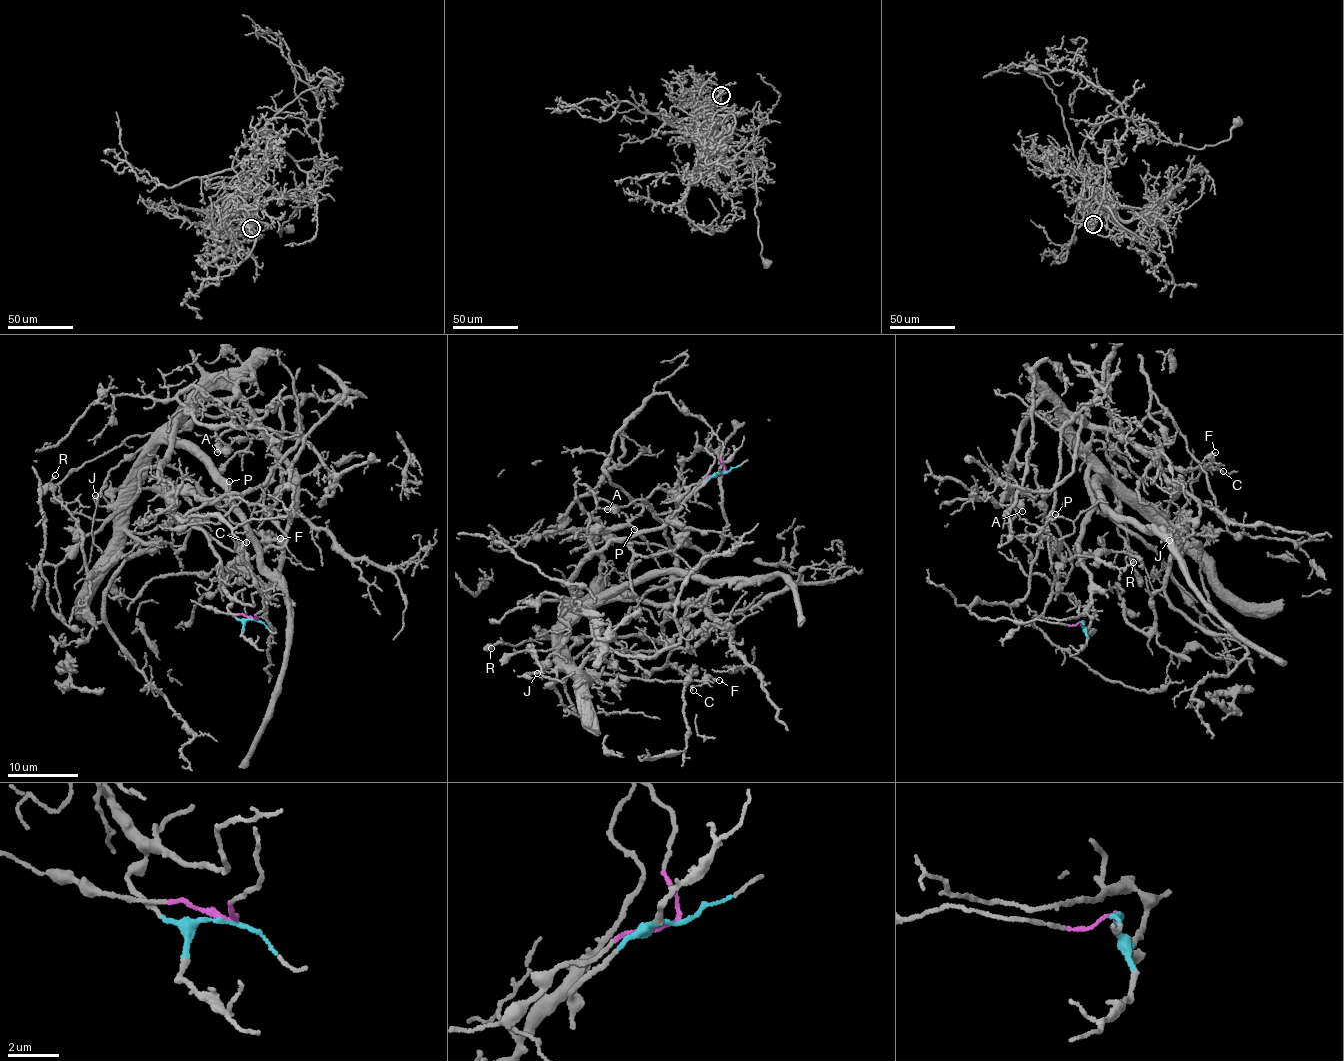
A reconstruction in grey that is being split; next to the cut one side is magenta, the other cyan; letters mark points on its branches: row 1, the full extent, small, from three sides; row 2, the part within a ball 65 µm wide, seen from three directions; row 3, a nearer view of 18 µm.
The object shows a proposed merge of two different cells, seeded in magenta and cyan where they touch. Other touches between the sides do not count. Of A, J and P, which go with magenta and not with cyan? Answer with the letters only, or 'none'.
none

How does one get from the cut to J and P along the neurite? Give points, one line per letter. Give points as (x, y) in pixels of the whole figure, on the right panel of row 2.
J: (1084, 623), (1091, 577), (1077, 564), (1095, 481), (1122, 488), (1170, 540)
P: (1084, 623), (1085, 630), (1091, 577), (1077, 564), (1081, 559), (1058, 552), (1074, 528), (1055, 514)

